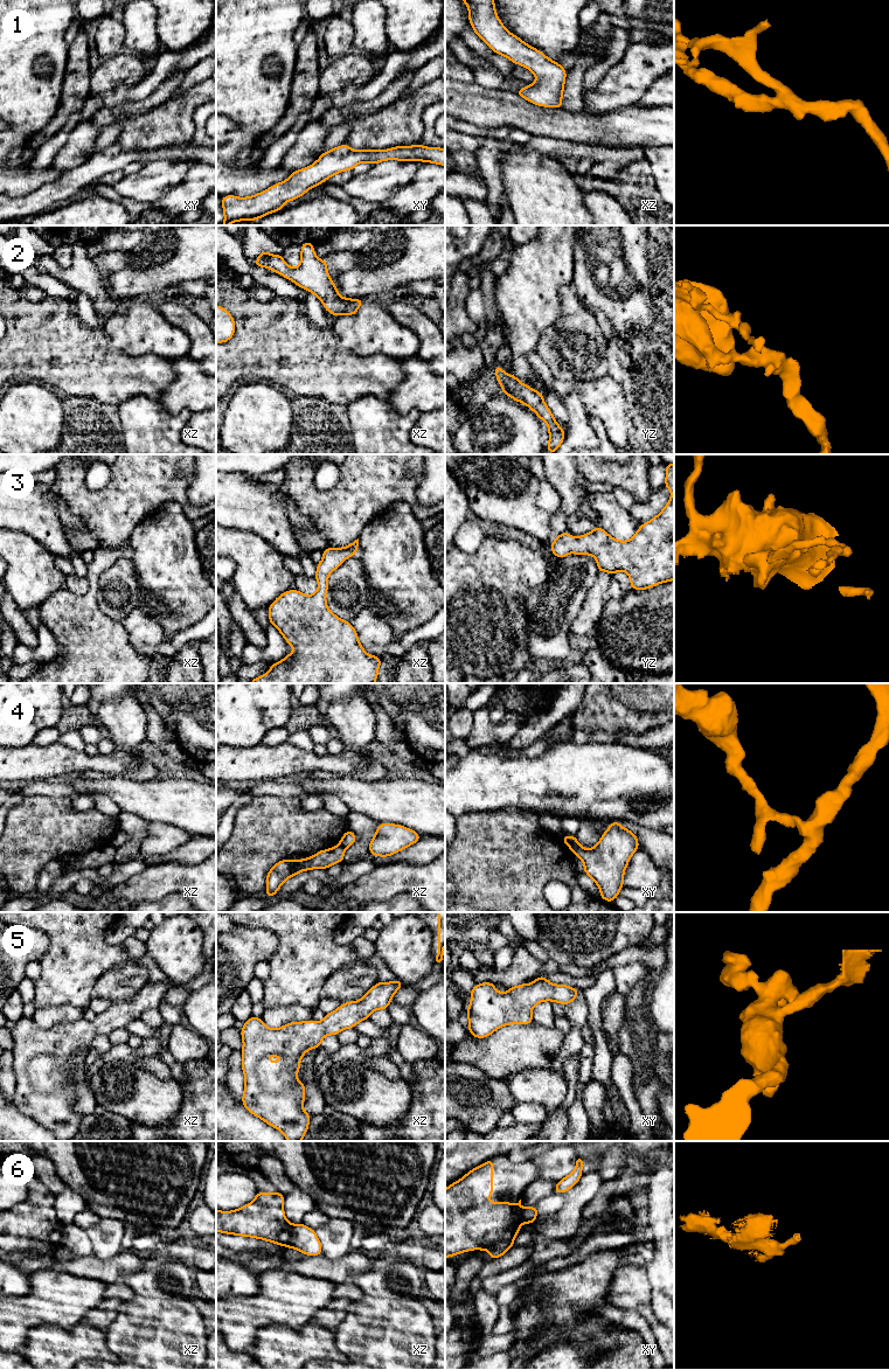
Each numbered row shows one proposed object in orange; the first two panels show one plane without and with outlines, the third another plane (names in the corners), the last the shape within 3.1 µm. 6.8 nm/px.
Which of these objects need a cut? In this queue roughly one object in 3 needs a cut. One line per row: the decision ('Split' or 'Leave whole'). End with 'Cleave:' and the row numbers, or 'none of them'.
1: Leave whole
2: Leave whole
3: Leave whole
4: Split
5: Leave whole
6: Split
Cleave: 4, 6

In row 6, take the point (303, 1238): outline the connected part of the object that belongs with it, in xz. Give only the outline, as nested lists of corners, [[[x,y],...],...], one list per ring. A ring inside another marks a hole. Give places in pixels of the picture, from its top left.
[[[303,1223],[292,1225],[289,1247],[296,1249],[306,1256],[320,1256],[322,1252],[321,1243],[314,1229],[310,1229]]]

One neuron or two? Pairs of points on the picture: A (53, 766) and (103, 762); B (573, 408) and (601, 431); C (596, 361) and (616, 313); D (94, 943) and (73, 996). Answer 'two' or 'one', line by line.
A: one
B: two
C: two
D: one

